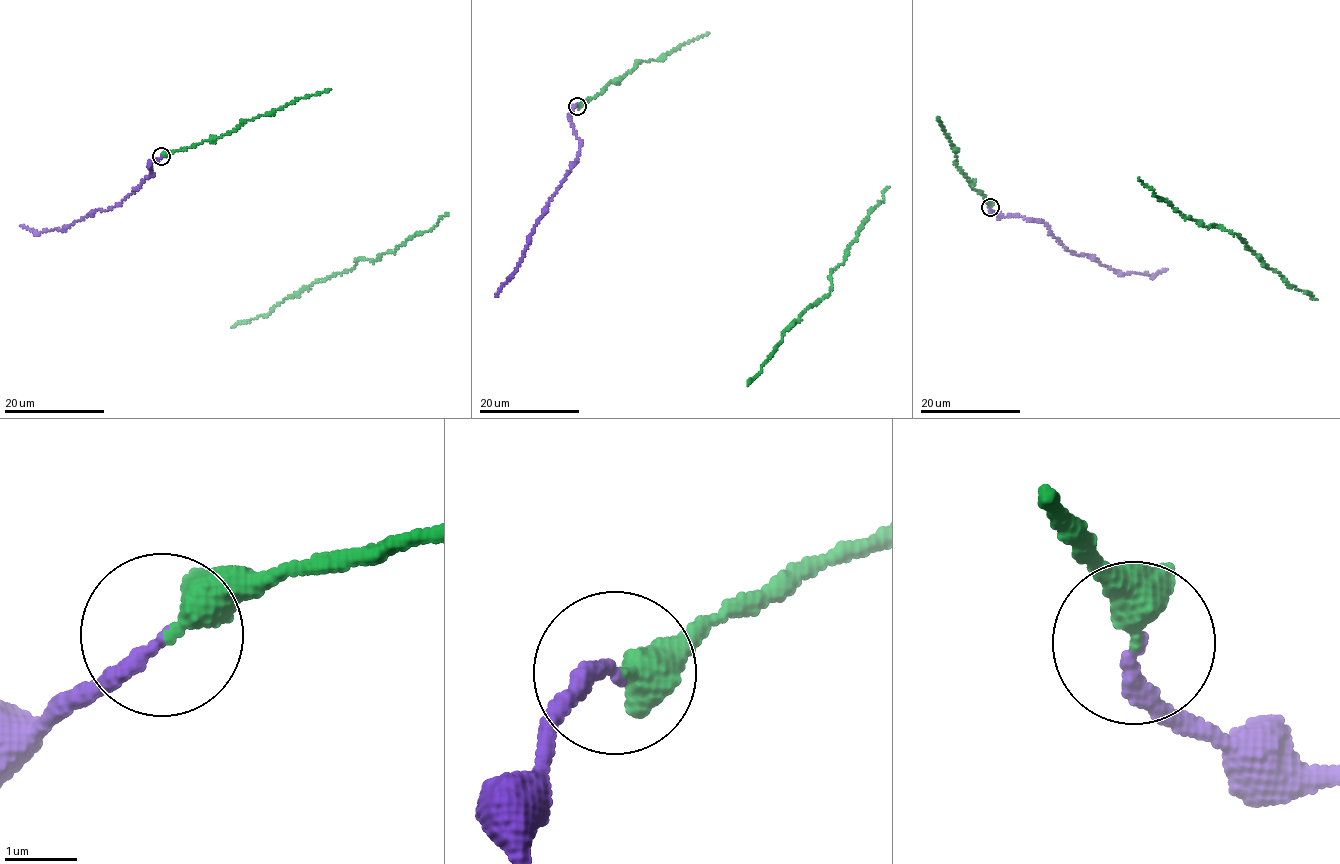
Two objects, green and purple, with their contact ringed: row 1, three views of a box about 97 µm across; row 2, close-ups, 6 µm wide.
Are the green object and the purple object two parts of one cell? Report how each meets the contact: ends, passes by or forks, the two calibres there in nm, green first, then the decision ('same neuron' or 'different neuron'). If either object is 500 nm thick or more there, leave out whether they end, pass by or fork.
green ends; purple ends; calibres 400 and 240 nm; same neuron

